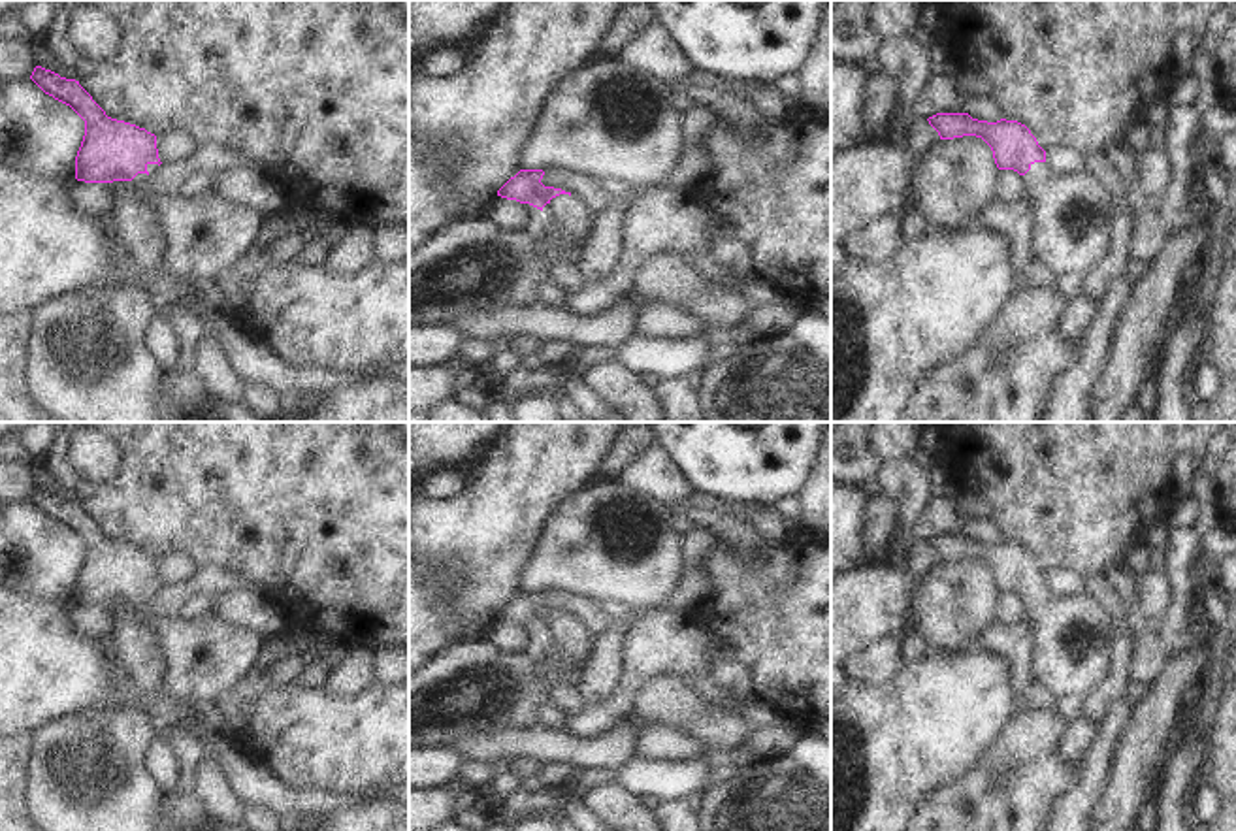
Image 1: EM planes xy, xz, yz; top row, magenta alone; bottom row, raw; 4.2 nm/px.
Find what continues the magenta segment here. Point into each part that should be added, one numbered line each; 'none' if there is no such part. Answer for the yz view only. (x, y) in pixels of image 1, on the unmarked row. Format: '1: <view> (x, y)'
1: yz (1073, 634)

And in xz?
1: xz (471, 686)

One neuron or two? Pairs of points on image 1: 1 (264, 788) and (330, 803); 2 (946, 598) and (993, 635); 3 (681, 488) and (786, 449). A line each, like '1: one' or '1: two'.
1: one
2: two
3: two

